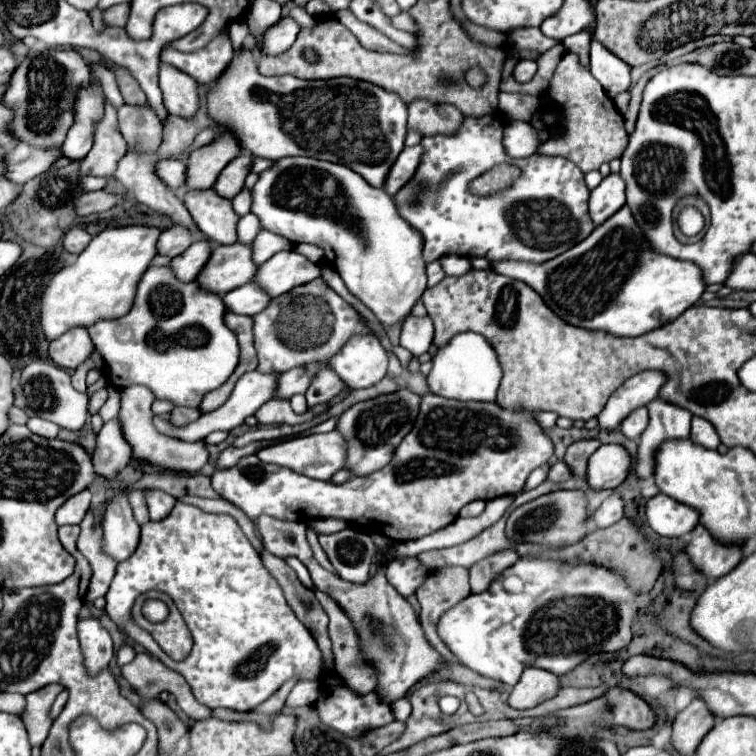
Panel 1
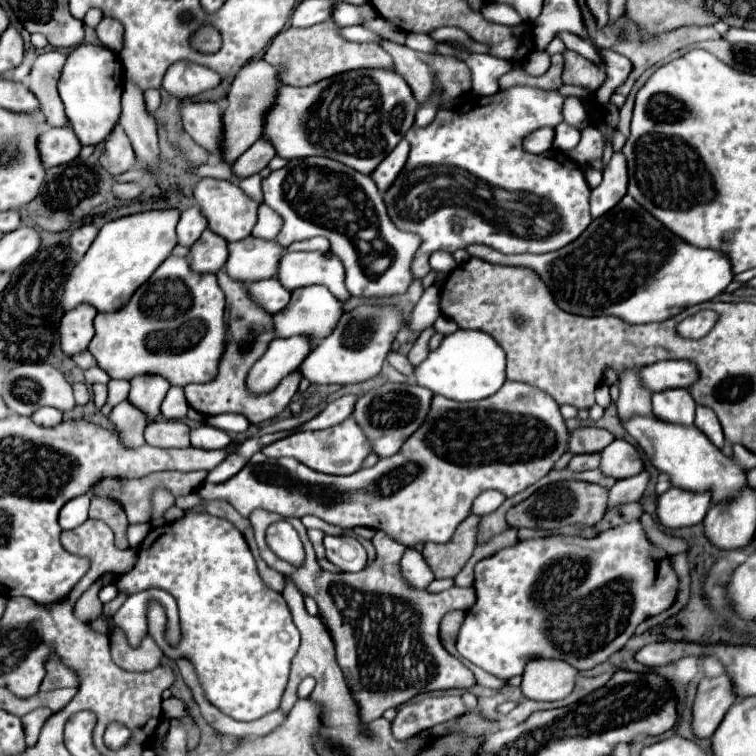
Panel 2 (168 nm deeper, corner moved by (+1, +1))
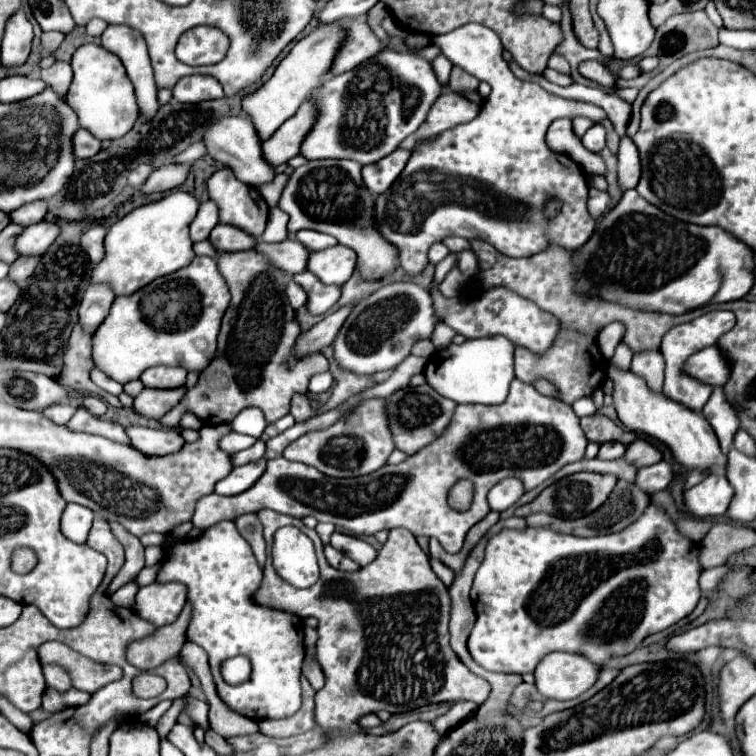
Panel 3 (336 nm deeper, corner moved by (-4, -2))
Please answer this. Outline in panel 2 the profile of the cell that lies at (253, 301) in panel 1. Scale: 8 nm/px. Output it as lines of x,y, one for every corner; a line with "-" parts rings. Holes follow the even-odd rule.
276,278
250,282
248,284
248,292
250,292
252,300
256,300
258,306
262,306
264,310
268,310
272,314
280,312
290,300
290,292

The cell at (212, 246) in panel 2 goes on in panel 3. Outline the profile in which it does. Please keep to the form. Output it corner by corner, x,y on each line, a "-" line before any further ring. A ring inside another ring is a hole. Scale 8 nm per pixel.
229,225
213,227
209,241
217,249
217,253
221,253
221,251
247,251
255,245
255,239
249,239
249,235
245,235
243,231
237,231
235,227
229,227

